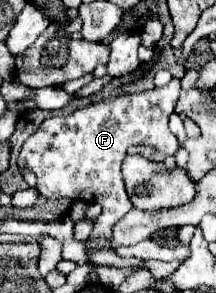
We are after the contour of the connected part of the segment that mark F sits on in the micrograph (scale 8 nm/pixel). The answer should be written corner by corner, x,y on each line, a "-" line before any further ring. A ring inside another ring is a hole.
172,80
166,84
166,88
154,88
148,92
140,94
122,94
116,98
106,98
96,104
78,108
74,114
68,116
52,116
40,124
40,128
24,142
20,156
18,156
18,170
30,170
34,172
38,180
38,192
44,198
56,200
56,198
70,198
70,200
82,200
82,202
96,202
102,206
102,214
94,222
94,228
88,236
86,242
86,262
92,264
92,252
98,250
112,250
118,256
134,256
140,260
160,260
160,262
174,262
174,260
186,260
190,256
188,246
174,246
174,248
160,248
152,240
146,240
146,244
136,244
136,246
120,246
114,248
110,244
112,240
112,226
132,208
130,200
124,200
124,180
122,180
122,160
126,154
134,152
138,146
152,146
156,150
154,162
164,162
166,156
176,154
178,142
176,136
168,130
168,116
174,112
174,106
178,102
178,92
180,92
180,80

